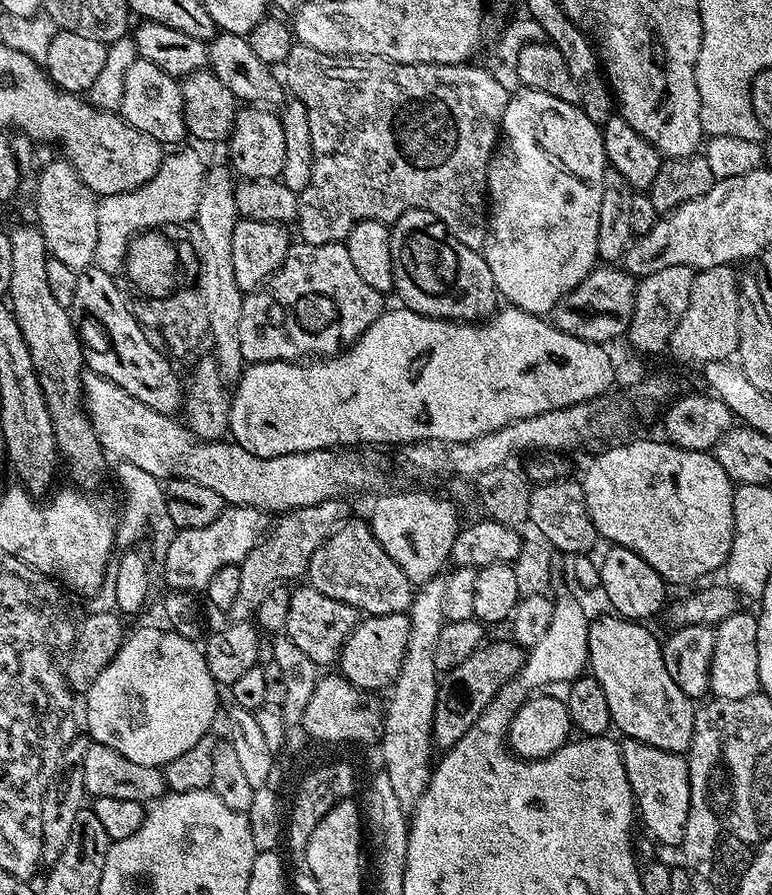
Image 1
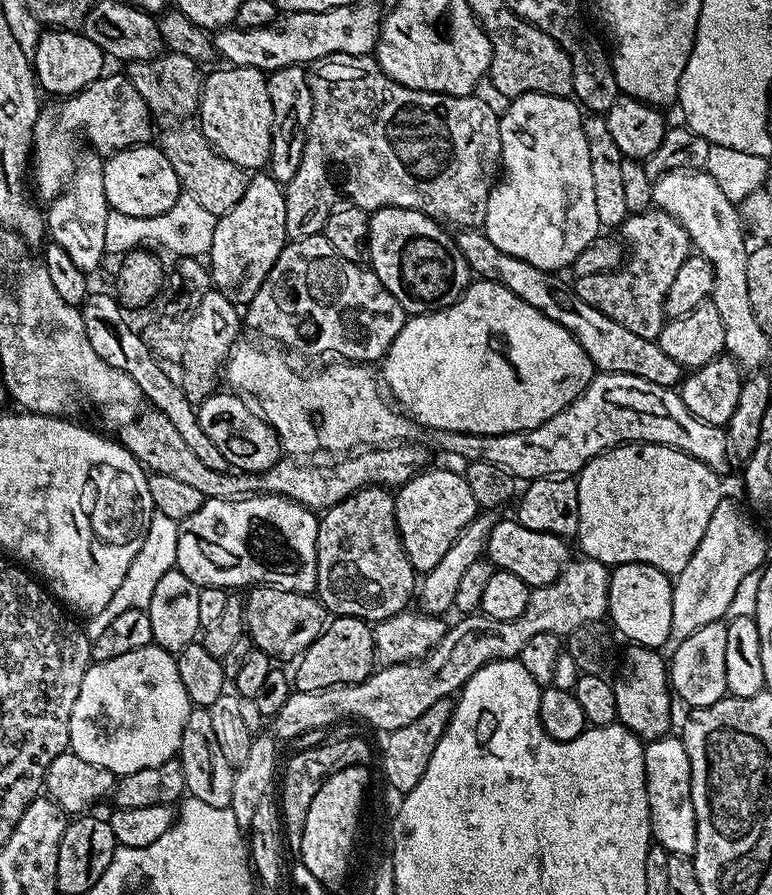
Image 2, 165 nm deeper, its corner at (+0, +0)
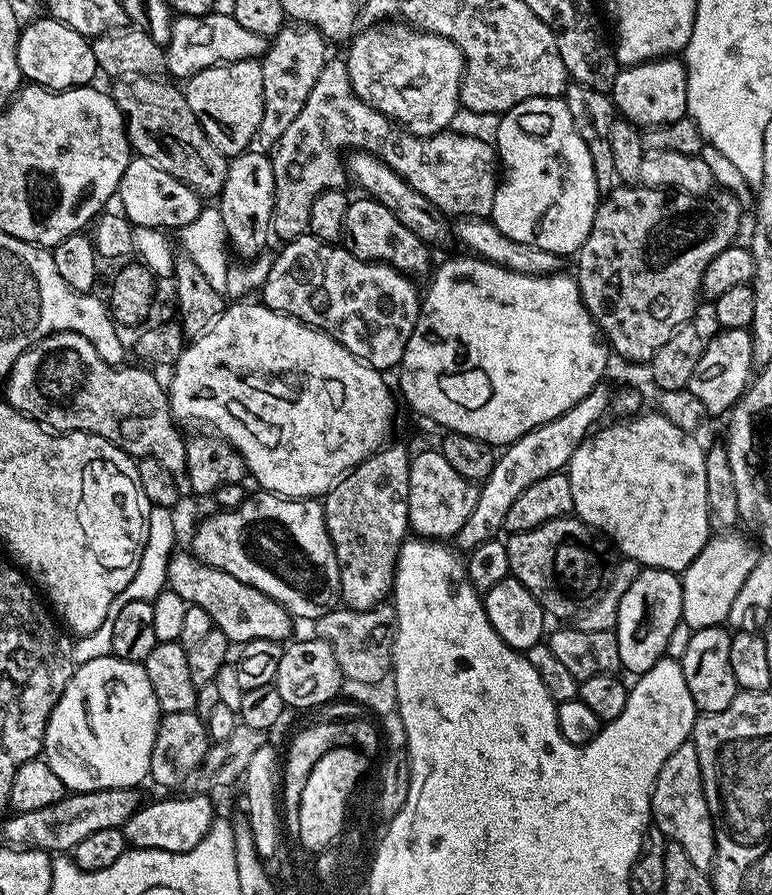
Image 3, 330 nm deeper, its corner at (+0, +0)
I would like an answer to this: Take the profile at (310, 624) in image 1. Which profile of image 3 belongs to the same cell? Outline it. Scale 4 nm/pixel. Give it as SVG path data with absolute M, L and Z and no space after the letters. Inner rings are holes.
M191 551L173 552L168 563L167 587L180 595L187 605L202 606L202 610L210 614L213 625L222 630L222 634L226 634L233 645L243 646L255 640L284 642L293 635L293 616L278 602L274 602L274 598L262 594L262 590L246 582L238 582L234 574L226 574L214 566L203 564Z

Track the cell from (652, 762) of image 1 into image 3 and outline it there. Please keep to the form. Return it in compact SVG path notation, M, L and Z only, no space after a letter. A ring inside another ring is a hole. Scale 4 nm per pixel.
M691 742L678 746L678 750L674 750L670 758L666 758L654 782L650 820L665 840L686 850L690 862L694 862L698 870L711 873L712 863L716 861L716 839L710 806L704 793L702 766L698 766L698 750Z

